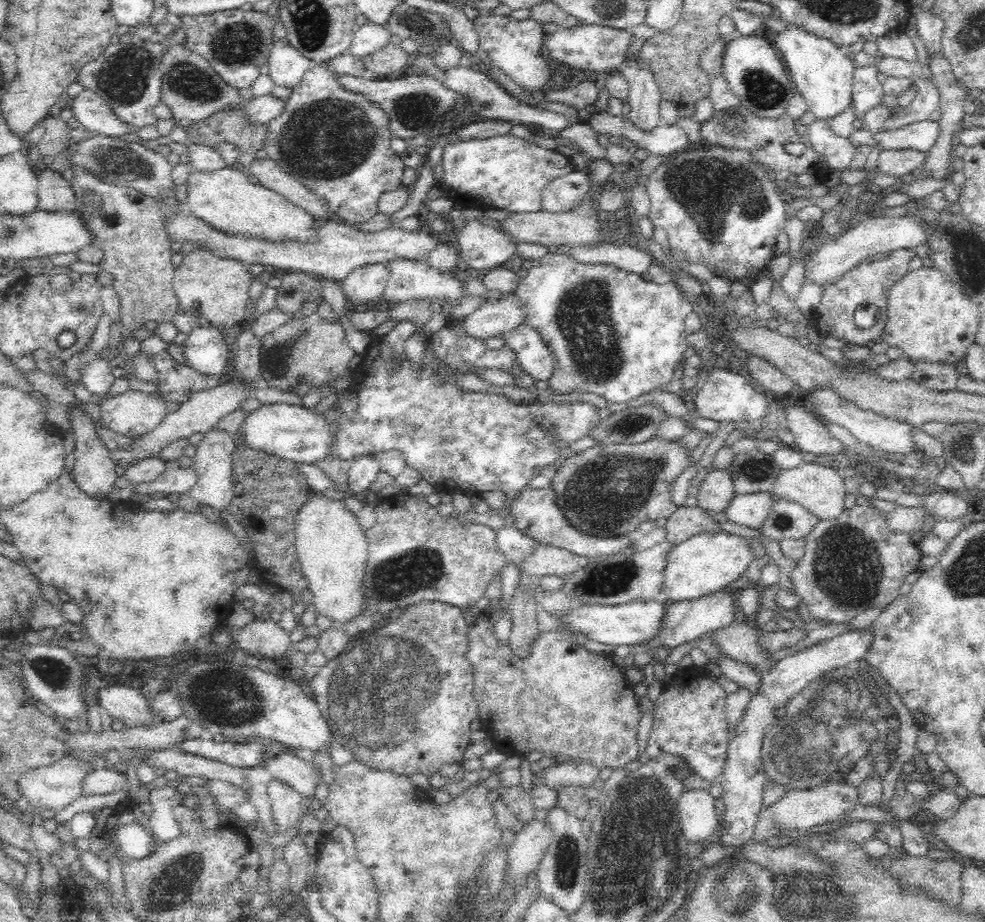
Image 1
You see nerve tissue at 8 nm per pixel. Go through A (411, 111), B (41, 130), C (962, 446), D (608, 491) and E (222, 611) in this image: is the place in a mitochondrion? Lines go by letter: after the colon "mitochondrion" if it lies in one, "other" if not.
A: mitochondrion
B: other
C: mitochondrion
D: mitochondrion
E: other

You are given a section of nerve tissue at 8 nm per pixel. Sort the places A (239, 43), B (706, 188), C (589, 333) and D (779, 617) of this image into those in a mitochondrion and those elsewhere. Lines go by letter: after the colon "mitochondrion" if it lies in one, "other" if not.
A: mitochondrion
B: mitochondrion
C: mitochondrion
D: other

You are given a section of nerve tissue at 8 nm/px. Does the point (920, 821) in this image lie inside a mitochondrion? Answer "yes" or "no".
no

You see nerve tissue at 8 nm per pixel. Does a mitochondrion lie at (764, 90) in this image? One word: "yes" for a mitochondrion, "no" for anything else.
yes

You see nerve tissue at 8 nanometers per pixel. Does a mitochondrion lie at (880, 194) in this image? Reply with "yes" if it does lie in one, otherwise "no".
no

